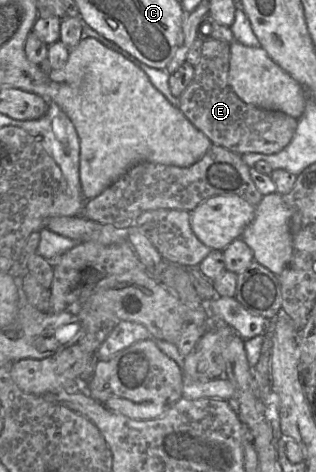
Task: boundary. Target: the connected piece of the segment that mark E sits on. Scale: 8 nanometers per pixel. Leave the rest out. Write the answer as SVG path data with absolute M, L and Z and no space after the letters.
M217 39L204 41L200 59L194 66L194 77L178 98L178 108L212 144L240 155L280 152L292 140L298 119L281 111L267 110L243 102L228 83L229 63L229 43Z

